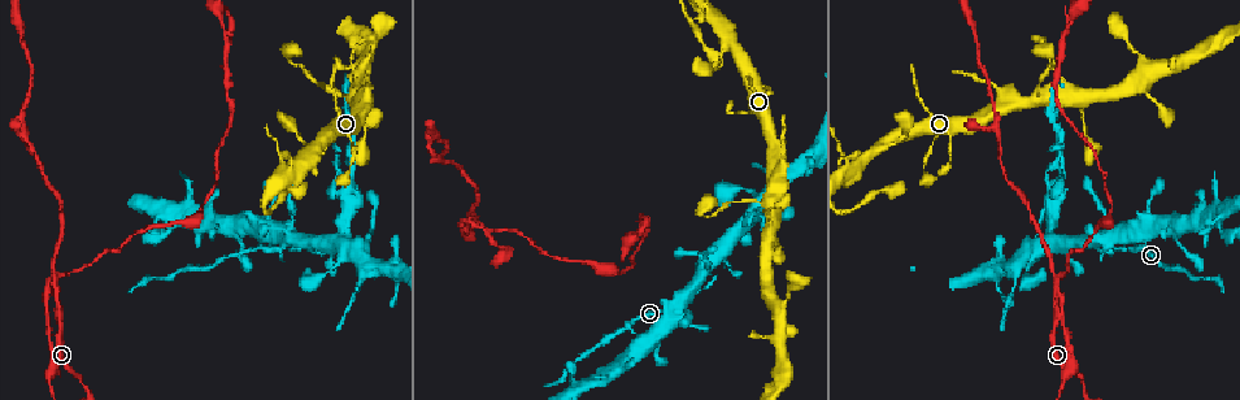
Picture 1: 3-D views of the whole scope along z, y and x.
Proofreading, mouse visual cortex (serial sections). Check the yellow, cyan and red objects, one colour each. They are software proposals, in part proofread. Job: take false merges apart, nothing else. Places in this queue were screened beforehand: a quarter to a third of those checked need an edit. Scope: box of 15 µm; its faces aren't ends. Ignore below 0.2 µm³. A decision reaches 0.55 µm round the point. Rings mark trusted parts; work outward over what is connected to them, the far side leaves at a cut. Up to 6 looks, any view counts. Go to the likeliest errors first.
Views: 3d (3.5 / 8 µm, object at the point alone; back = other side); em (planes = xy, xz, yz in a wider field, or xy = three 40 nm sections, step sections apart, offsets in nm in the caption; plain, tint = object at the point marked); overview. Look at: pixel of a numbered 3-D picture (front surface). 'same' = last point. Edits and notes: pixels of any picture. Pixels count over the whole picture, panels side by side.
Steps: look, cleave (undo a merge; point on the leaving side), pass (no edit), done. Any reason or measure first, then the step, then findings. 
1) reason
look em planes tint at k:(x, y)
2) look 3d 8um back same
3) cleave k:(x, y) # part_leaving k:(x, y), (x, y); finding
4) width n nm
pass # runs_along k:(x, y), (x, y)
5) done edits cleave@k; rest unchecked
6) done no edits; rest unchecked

arms run side by side
look 3d 3.5um at 1:(1058, 281)

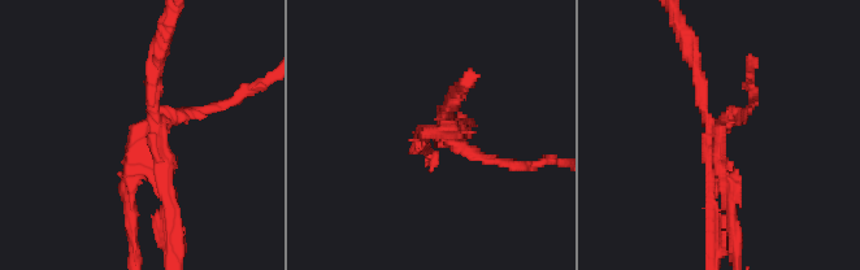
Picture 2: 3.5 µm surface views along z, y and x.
arms 4; arm_widths 100, 150, 150, 150 nm
look em xy step 5 tint at 2:(713, 133)

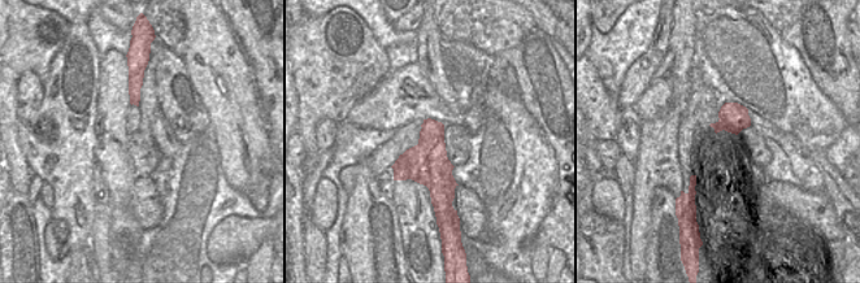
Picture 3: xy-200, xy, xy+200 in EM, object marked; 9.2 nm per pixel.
cleave 2:(134, 225) # part_leaving 2:(169, 120), (221, 108), (264, 83); two cells meet here

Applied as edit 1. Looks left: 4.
three-way junction
look em planes tint at 1:(350, 98)

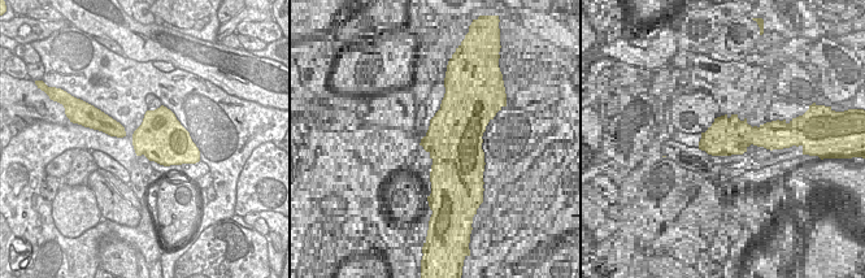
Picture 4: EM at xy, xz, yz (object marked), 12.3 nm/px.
look 3d 3.5um same

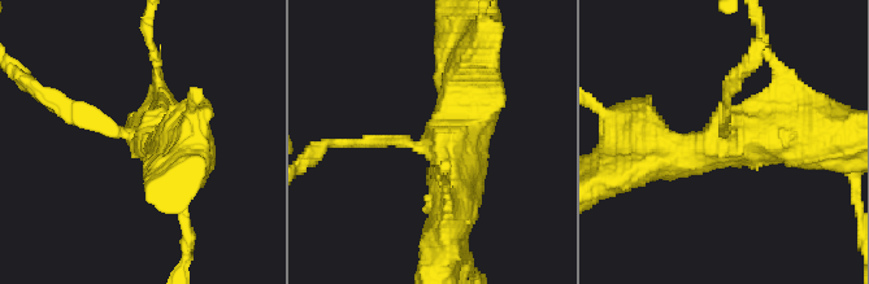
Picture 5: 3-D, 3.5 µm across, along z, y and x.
pass # runs_along 5:(650, 156), (816, 131); continuous, no second cell

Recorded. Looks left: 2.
redraw
look overview

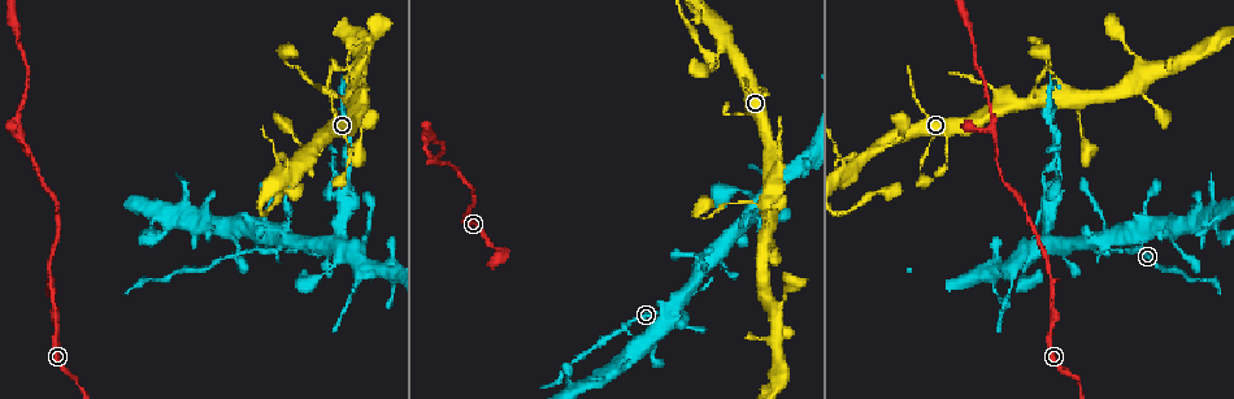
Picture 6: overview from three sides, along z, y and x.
sharp bend
look 3d 3.5um at 6:(1137, 237)

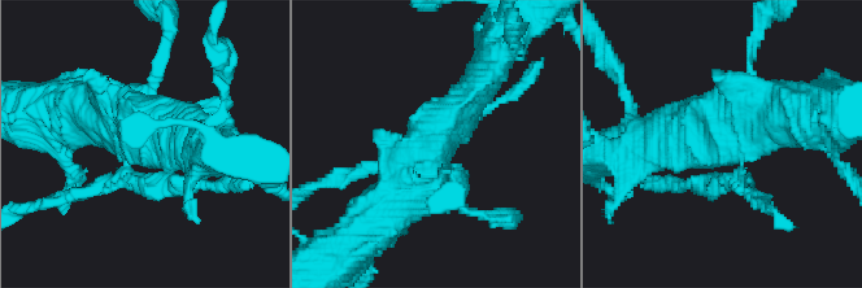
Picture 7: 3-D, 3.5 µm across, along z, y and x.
cleave 7:(697, 134) # part_leaving 7:(739, 161), (722, 142), (643, 149); a second cell is stuck on

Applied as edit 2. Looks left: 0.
done edits cleave@2, cleave@7; rest unchecked

